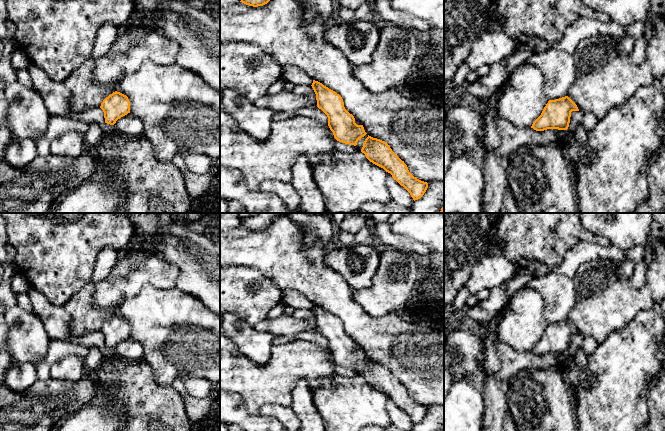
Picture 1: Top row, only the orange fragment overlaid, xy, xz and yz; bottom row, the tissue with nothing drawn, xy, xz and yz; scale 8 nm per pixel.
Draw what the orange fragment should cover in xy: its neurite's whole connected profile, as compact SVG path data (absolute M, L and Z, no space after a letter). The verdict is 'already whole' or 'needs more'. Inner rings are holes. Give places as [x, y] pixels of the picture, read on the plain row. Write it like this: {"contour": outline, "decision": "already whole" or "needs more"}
{"contour": "M113 316L101 327L100 332L104 336L105 347L114 349L118 343L130 337L130 325L120 316Z", "decision": "already whole"}

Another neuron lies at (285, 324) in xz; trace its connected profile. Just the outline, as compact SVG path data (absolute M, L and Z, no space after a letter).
M282 314L274 319L264 319L254 325L259 332L266 332L275 335L294 335L304 331L313 331L314 327L302 319L297 319L292 315Z

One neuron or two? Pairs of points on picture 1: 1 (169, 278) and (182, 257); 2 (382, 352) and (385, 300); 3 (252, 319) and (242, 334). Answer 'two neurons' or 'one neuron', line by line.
1: two neurons
2: two neurons
3: two neurons

